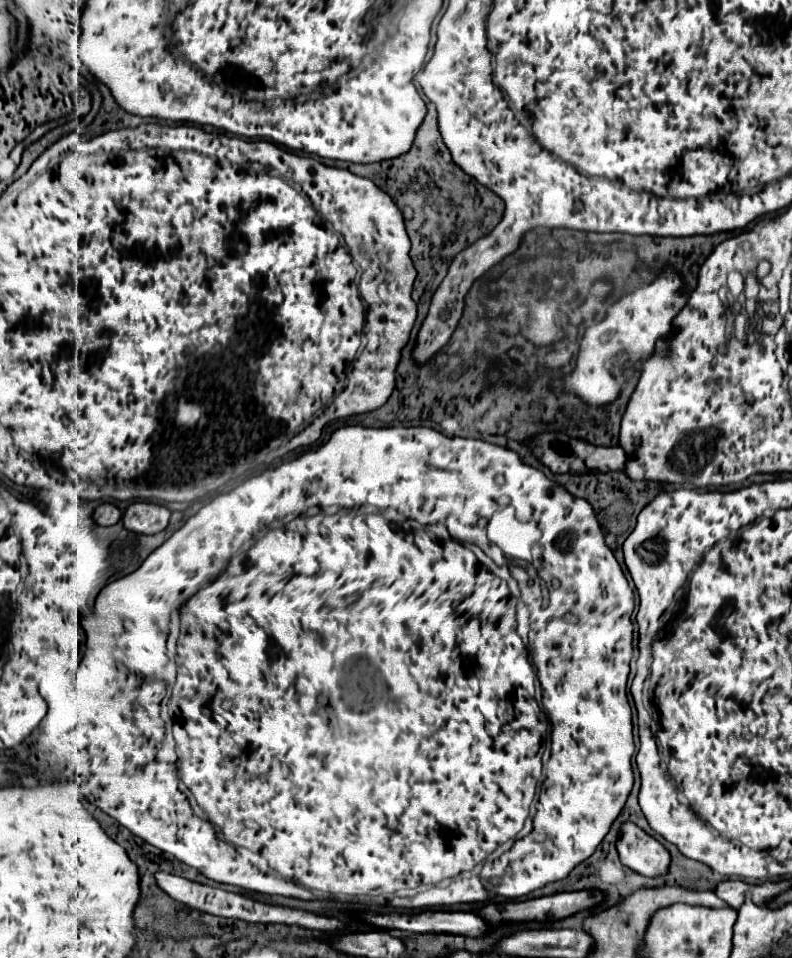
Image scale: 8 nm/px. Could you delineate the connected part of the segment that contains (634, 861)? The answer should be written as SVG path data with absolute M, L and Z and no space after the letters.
M623 824L617 850L621 862L641 876L657 878L667 874L669 870L669 862L671 862L669 850L653 836L647 836L635 824Z

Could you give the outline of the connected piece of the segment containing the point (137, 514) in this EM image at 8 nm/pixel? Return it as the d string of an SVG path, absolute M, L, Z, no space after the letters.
M135 502L123 514L123 524L135 534L157 534L167 528L171 512L165 506Z

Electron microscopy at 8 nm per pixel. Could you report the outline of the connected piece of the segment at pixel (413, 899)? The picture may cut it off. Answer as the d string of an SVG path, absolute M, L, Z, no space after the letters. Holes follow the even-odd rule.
M345 426L345 428L335 430L335 432L331 434L331 438L329 438L329 440L317 450L307 451L302 456L291 461L286 461L276 468L270 467L263 469L259 476L256 474L250 475L249 472L245 472L243 476L239 476L239 478L235 478L235 480L229 480L229 482L225 482L223 486L219 486L217 490L207 492L205 496L195 498L195 500L191 500L191 502L177 502L177 512L183 512L183 520L185 521L189 517L191 518L189 518L189 520L187 520L187 522L185 522L185 524L183 524L183 526L181 526L171 538L167 538L159 548L155 548L155 550L143 560L143 564L141 564L135 572L131 572L131 574L127 574L127 576L123 576L123 578L117 578L117 580L105 584L105 586L101 588L101 592L97 594L95 606L93 606L89 612L81 614L81 626L83 626L83 630L85 630L85 654L83 654L83 658L81 658L81 662L79 662L79 670L77 670L77 686L93 686L93 702L85 702L87 706L93 704L93 714L87 716L87 718L89 718L89 724L87 724L87 726L89 726L89 734L85 734L87 740L83 740L81 746L77 746L77 748L73 746L73 752L71 752L71 754L73 754L73 760L71 760L71 762L59 764L59 772L61 772L65 778L73 778L73 780L59 782L75 782L75 786L78 786L78 784L76 784L78 782L75 781L75 778L79 778L79 780L81 780L81 794L83 794L91 804L95 804L97 808L101 808L105 814L109 814L111 818L115 818L121 826L125 826L125 828L127 828L129 832L133 832L135 836L143 838L147 844L157 846L157 848L163 850L163 852L169 852L171 856L175 856L175 858L181 860L183 864L187 864L187 866L199 870L199 872L201 872L203 876L207 876L209 880L215 880L215 882L221 882L221 884L229 884L229 886L237 886L237 888L243 888L243 890L255 890L255 892L261 892L261 894L275 894L275 896L291 896L291 898L299 898L299 900L328 899L342 903L361 904L367 907L388 906L391 908L409 908L409 910L421 910L421 908L433 908L433 906L453 906L453 904L473 904L473 902L487 902L487 900L493 900L493 898L515 900L515 898L527 896L527 894L531 894L533 890L539 890L539 888L543 888L543 886L547 886L547 884L551 884L551 882L557 882L557 880L567 878L569 872L571 872L577 864L581 864L585 858L589 858L589 856L595 852L595 848L603 842L603 838L607 836L611 824L615 822L615 818L617 818L619 812L623 810L623 806L625 806L625 802L627 802L627 796L629 796L629 792L631 792L631 788L633 788L631 756L633 756L633 752L635 752L635 746L633 746L631 706L629 706L629 700L627 700L627 676L629 676L629 662L631 662L631 656L633 656L633 636L631 636L631 634L633 634L633 622L631 622L631 614L633 614L635 602L633 602L633 588L631 588L627 576L623 574L621 564L617 562L613 550L605 544L605 534L601 532L601 526L599 526L599 522L597 522L597 518L595 518L595 510L591 508L591 504L589 504L587 500L571 496L563 486L551 482L541 470L537 470L537 468L533 468L533 466L527 466L527 464L517 456L517 452L507 450L507 448L501 448L501 446L483 440L475 438L459 438L459 436L445 436L445 434L425 426L410 428L404 426L392 426L392 428L383 428L383 430L377 430L377 428L365 428L365 426ZM497 476L503 476L505 482L503 482L503 484L497 484ZM503 494L507 494L507 496L513 500L513 506L517 508L519 514L531 514L531 520L535 520L535 522L539 524L539 528L543 530L543 538L541 538L541 542L539 542L539 546L537 546L535 560L539 560L539 556L545 560L543 566L539 564L537 572L539 572L539 578L541 578L541 582L543 582L543 588L549 592L549 594L547 594L549 598L547 598L545 604L541 604L541 606L531 606L531 636L535 636L535 638L529 638L529 656L533 656L533 664L537 664L537 670L539 670L539 676L541 676L541 704L547 708L547 714L549 714L549 718L551 718L551 722L553 722L553 748L551 748L551 756L547 763L545 778L543 778L542 770L542 783L540 787L543 787L543 790L539 792L537 814L535 814L535 818L533 818L533 832L531 832L529 836L522 838L523 840L516 840L515 836L521 832L521 828L523 828L523 824L525 824L525 820L527 820L527 816L529 816L529 806L531 806L533 798L535 798L537 792L537 783L539 776L541 776L541 766L543 766L543 764L541 764L541 756L543 756L543 750L545 750L543 738L545 738L545 734L549 728L548 719L546 715L541 712L541 708L539 708L539 704L537 704L537 700L535 700L535 683L537 676L535 672L533 672L531 662L529 662L529 656L527 656L527 648L525 648L525 644L528 642L528 633L530 630L529 611L527 606L522 602L517 604L515 598L509 598L507 584L505 584L501 578L497 578L495 574L491 574L483 564L479 564L477 556L465 546L465 544L479 544L479 546L483 546L483 548L489 548L489 546L487 546L487 540L485 540L485 528L487 528L489 518L491 518L491 516L495 514L495 510L499 508L499 506L497 506L497 498L503 496ZM345 504L371 504L371 506L375 506L379 512L361 514L361 512L357 510L357 508L361 508L361 506L345 508ZM385 508L395 508L395 510L399 512L399 516L413 518L413 520L417 520L417 522L421 522L421 524L437 524L437 522L439 522L439 524L445 524L447 530L451 532L451 536L453 536L455 540L453 540L453 538L445 540L445 538L441 538L441 536L435 536L435 534L423 530L421 526L413 526L411 520L405 520L405 518L397 518L397 520L385 518L385 516L383 516L383 510L385 510ZM296 521L297 525L299 525L299 523L300 525L303 525L305 522L305 528L307 528L305 536L299 532L296 534L291 531L294 524L289 525L289 523L295 523ZM315 616L325 616L327 620L323 620L323 622L315 622ZM165 683L168 685L166 696L169 694L171 697L171 710L173 710L173 713L169 711L168 703L167 708L169 715L173 717L173 720L175 720L177 710L189 710L189 720L179 720L179 722L175 724L174 740L177 742L175 750L177 757L179 756L179 760L176 762L170 762L177 764L177 772L180 780L179 788L173 788L173 784L169 784L169 776L165 776L165 772L161 772L161 764L157 764L157 762L168 762L157 760L157 754L161 750L161 740L163 740L163 734L165 734L165 722L159 718L159 704L161 704L164 699L165 688L167 688ZM456 876L457 878L461 876L461 878L455 882L455 886L453 886L453 888L446 888L455 880Z

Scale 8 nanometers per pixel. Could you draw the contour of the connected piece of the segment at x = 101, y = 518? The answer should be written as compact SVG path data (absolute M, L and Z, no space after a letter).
M101 504L95 508L93 512L93 520L99 524L99 526L113 526L121 520L121 510L113 504Z

